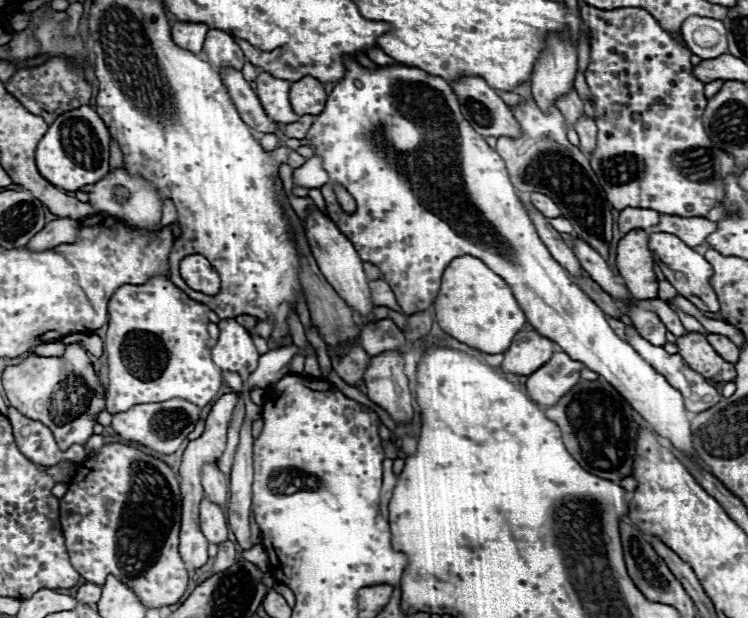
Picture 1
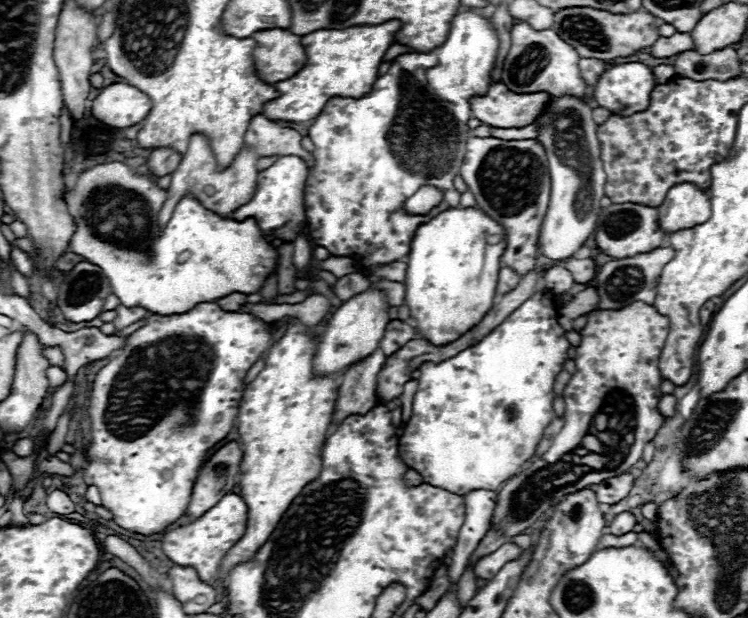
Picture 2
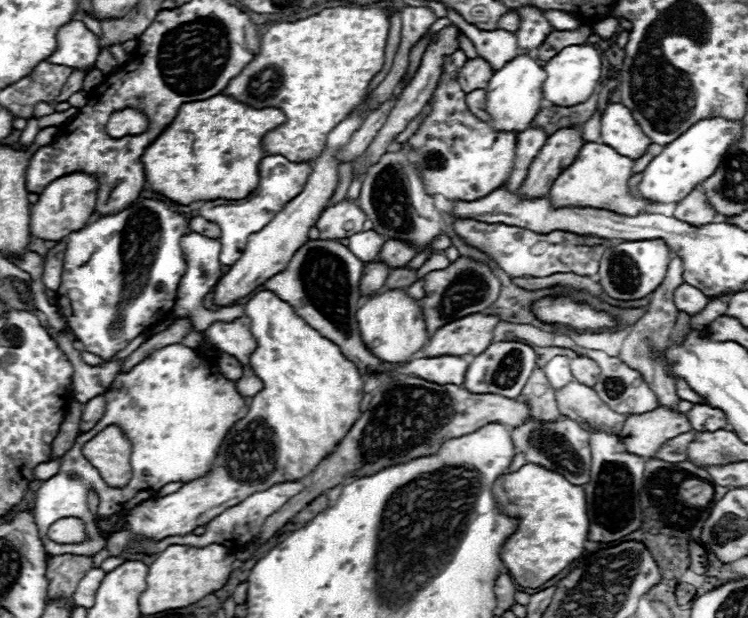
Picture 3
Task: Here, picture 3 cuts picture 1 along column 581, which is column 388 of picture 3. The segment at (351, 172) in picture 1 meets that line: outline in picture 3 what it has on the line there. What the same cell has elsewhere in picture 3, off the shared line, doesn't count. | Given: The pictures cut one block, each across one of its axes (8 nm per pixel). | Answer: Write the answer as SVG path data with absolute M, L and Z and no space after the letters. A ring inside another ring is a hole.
M384 290L366 300L366 304L356 312L358 328L362 334L362 340L368 344L372 354L380 356L384 362L402 364L406 362L414 352L422 348L422 344L428 340L428 330L424 322L424 314L420 308L420 302L410 298L404 290Z

